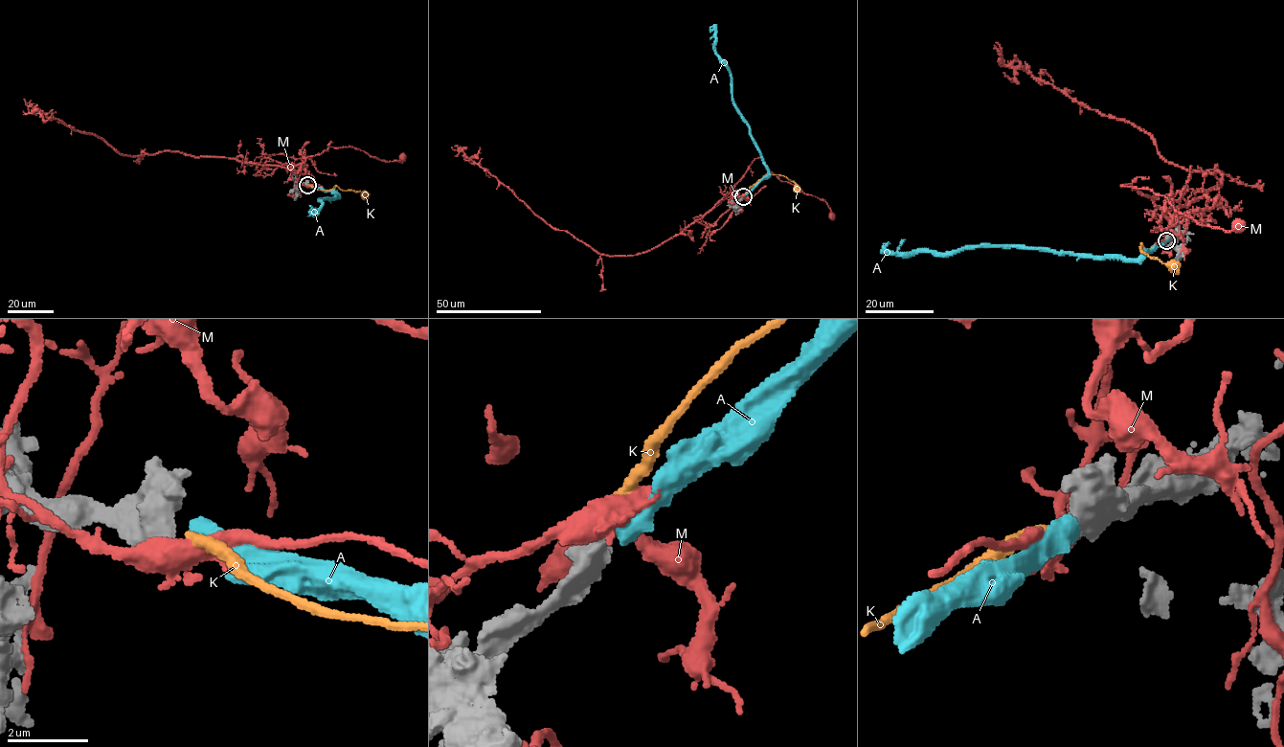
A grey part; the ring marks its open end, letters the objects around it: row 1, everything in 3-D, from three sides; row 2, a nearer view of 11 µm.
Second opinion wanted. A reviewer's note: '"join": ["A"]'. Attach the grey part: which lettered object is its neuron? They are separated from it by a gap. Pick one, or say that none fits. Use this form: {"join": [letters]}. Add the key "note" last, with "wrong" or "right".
{"join": ["A"], "note": "right"}

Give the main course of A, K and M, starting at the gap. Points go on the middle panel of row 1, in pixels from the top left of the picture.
A: (744, 196), (767, 174), (768, 168), (734, 103), (731, 73), (715, 50), (714, 28), (709, 30)
K: (743, 195), (768, 173), (785, 176), (797, 189)
M: (743, 196), (734, 199), (732, 191), (754, 159), (760, 158), (781, 181), (822, 199), (832, 215)

